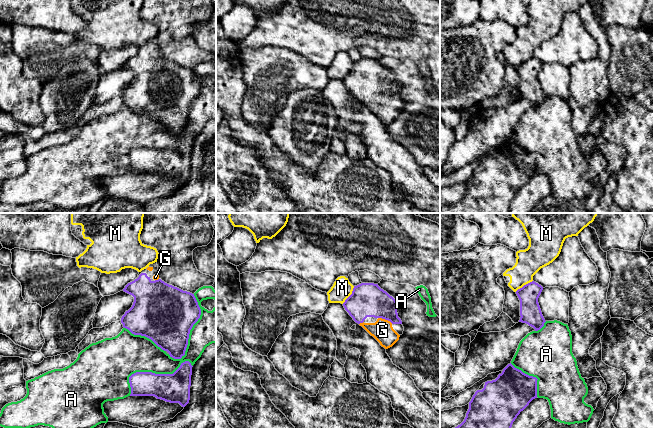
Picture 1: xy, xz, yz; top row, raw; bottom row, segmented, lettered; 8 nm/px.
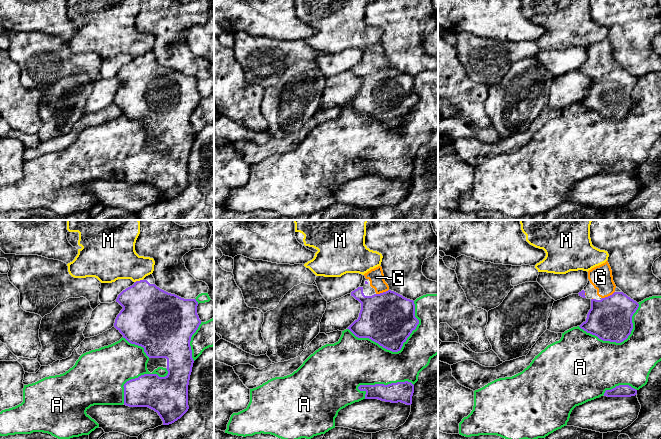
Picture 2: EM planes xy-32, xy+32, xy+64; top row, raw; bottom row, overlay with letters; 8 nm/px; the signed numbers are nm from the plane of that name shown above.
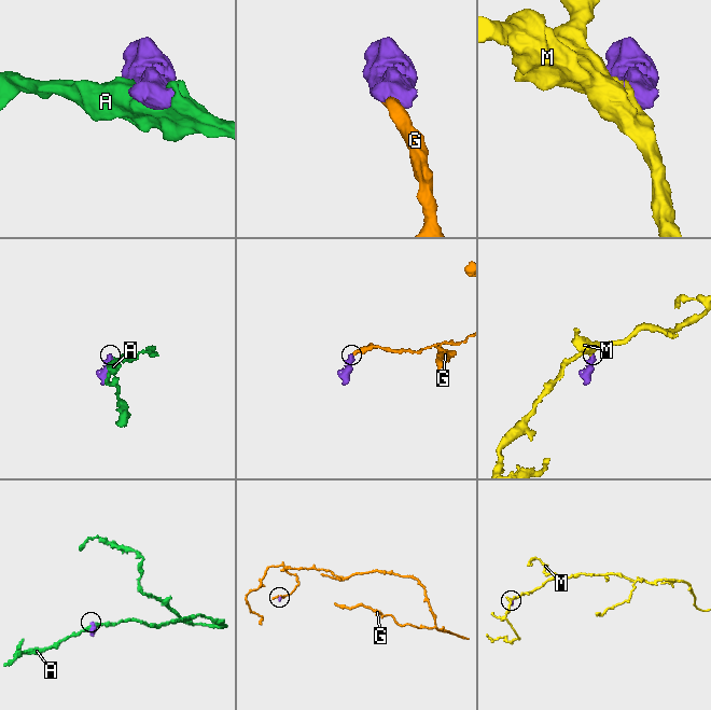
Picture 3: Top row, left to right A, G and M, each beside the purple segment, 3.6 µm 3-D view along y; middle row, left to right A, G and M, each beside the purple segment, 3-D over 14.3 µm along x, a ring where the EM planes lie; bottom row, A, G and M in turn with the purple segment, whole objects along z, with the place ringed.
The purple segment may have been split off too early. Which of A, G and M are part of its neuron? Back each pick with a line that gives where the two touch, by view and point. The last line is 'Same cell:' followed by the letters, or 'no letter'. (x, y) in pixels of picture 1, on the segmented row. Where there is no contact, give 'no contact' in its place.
G: contact xz (385, 319)
Same cell: G

